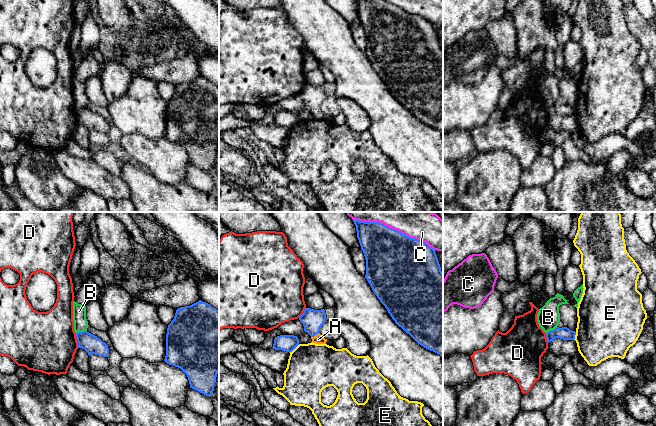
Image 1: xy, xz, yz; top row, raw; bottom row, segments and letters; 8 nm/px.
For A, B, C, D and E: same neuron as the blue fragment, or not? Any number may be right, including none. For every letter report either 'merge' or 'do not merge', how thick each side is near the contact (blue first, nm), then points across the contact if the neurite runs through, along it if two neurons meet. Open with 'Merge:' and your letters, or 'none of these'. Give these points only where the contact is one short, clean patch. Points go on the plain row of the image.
Merge: A
A: merge; calibres 170 and 80 nm
B: do not merge; calibres 100 and 180 nm; border yz (557, 103), (546, 109)
C: do not merge; calibres 500 and 200 nm
D: do not merge; calibres 150 and 480 nm; border xy (75, 109), (79, 123)
E: do not merge; calibres 140 and 380 nm

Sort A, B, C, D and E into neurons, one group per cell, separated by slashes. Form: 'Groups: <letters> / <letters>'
Groups: A / B / C / D / E

